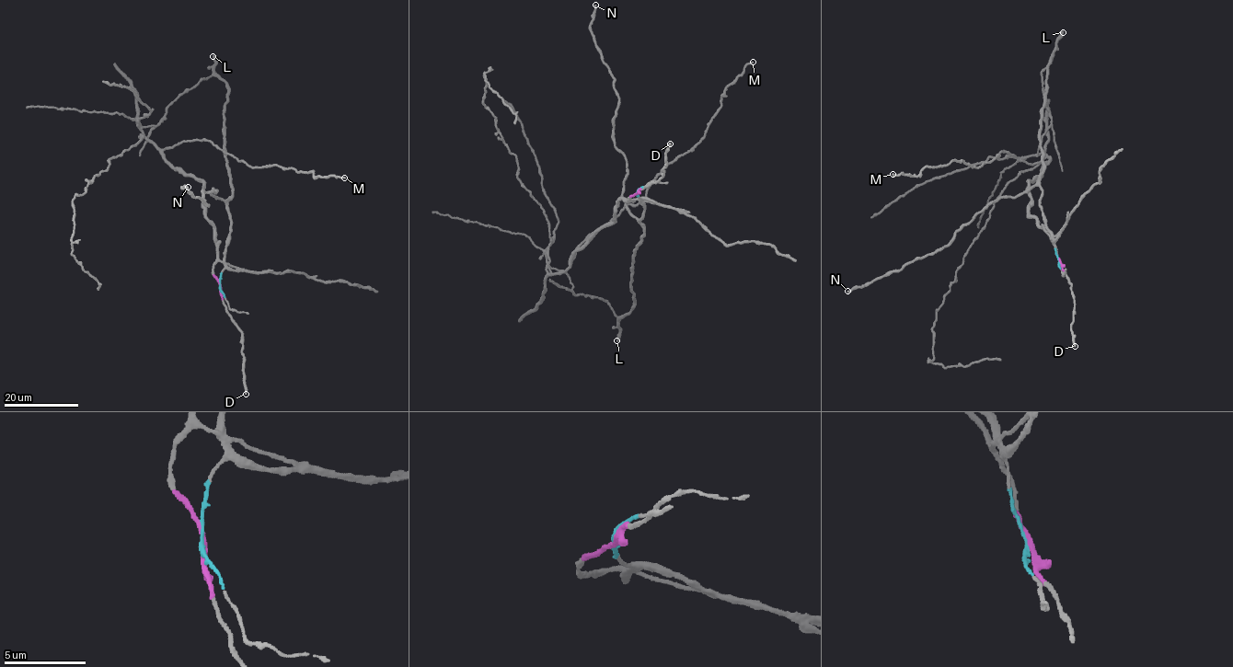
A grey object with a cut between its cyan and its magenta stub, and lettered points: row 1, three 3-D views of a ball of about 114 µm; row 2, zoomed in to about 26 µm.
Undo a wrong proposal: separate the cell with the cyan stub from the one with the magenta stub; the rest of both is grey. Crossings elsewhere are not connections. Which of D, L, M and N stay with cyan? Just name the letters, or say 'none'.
L, N

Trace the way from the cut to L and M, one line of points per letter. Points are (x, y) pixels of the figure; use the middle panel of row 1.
L: (637, 192), (644, 207), (639, 224), (642, 237), (635, 250), (633, 303), (619, 320), (616, 341)
M: (637, 192), (618, 201), (614, 221), (572, 258), (696, 146), (725, 88), (753, 62)

